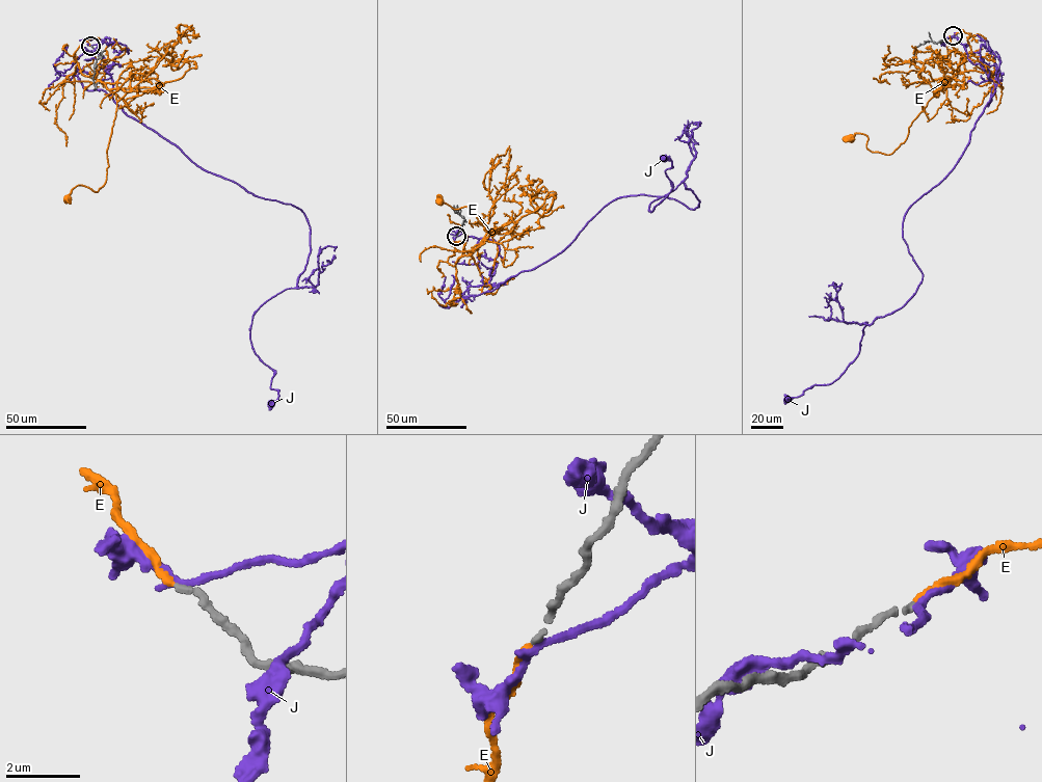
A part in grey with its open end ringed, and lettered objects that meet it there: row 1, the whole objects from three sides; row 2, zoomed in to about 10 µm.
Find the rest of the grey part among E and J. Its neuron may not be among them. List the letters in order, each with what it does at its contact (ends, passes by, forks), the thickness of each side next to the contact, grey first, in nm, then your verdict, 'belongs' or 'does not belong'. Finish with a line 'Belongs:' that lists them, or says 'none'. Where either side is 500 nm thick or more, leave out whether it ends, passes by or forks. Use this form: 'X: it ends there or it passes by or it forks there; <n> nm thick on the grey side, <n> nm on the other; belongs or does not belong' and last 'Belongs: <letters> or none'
E: it ends there; 150 nm thick on the grey side, 130 nm on the other; belongs
J: it passes by; 170 nm thick on the grey side, 200 nm on the other; does not belong
Belongs: E

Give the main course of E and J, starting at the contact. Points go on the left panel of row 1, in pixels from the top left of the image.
E: (90, 46), (84, 41), (74, 56), (116, 96), (115, 116), (102, 187), (78, 185), (69, 198)
J: (90, 46), (128, 50), (105, 70), (128, 115), (305, 217), (297, 287), (252, 317), (272, 404)

